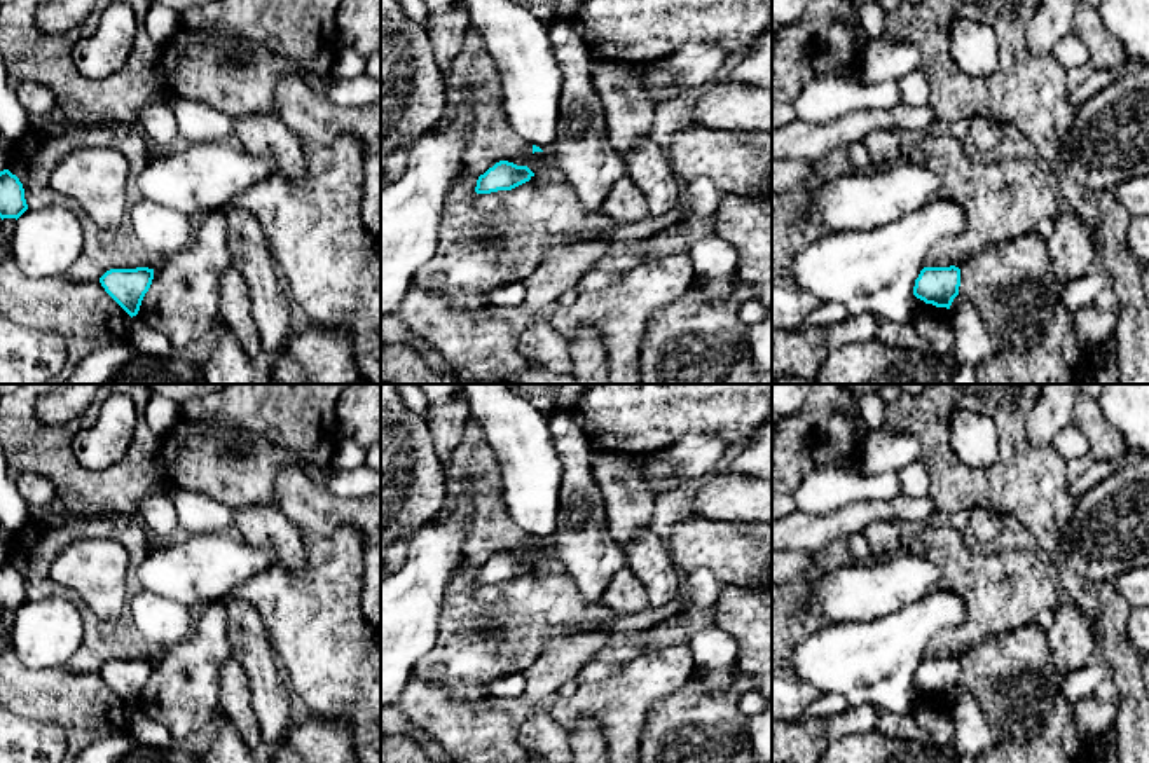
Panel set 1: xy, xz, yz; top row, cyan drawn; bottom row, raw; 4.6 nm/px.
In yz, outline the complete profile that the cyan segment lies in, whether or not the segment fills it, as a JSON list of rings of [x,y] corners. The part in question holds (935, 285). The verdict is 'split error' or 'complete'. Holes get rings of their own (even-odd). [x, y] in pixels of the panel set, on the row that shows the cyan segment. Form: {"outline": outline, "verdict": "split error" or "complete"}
{"outline": [[[924,267],[915,279],[913,295],[925,304],[950,309],[959,295],[960,269],[950,267]]], "verdict": "complete"}

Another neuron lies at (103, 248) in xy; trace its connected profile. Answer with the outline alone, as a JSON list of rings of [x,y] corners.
[[[82,208],[77,210],[77,217],[82,225],[84,244],[66,274],[70,279],[100,281],[110,269],[155,269],[161,265],[161,257],[136,243],[127,217],[117,229],[98,227]]]

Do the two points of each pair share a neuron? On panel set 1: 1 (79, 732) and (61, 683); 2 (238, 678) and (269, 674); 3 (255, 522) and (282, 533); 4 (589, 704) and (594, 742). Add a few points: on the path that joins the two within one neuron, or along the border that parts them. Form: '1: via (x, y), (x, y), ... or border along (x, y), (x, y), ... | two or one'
1: via (79, 720), (79, 708), (67, 695) | one
2: border along (233, 655), (245, 671), (250, 706), (257, 716) | two
3: via (262, 526), (275, 533) | one
4: border along (571, 723), (580, 716), (592, 716), (606, 744) | two

